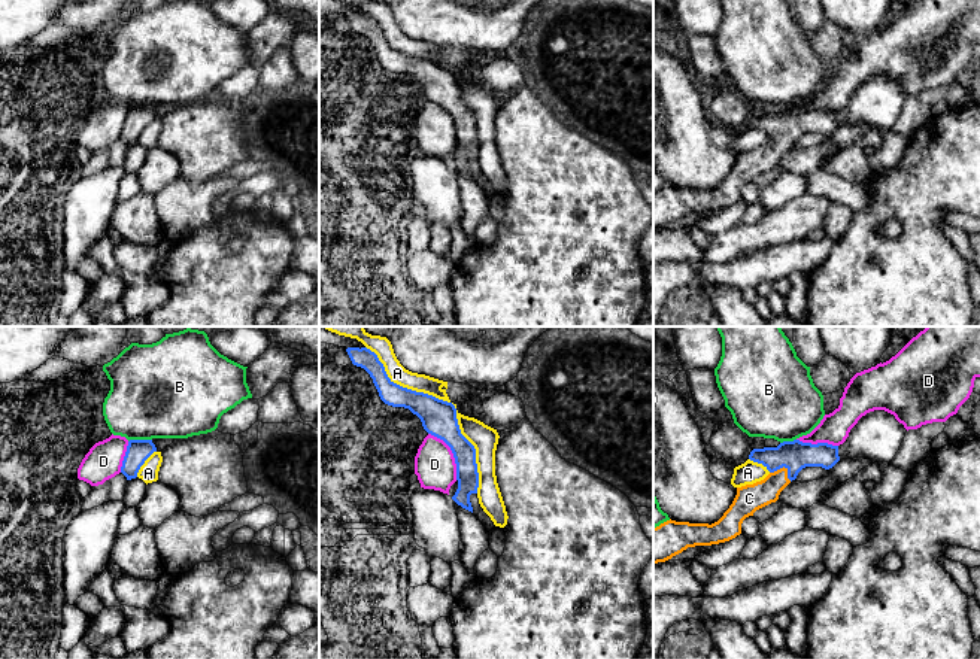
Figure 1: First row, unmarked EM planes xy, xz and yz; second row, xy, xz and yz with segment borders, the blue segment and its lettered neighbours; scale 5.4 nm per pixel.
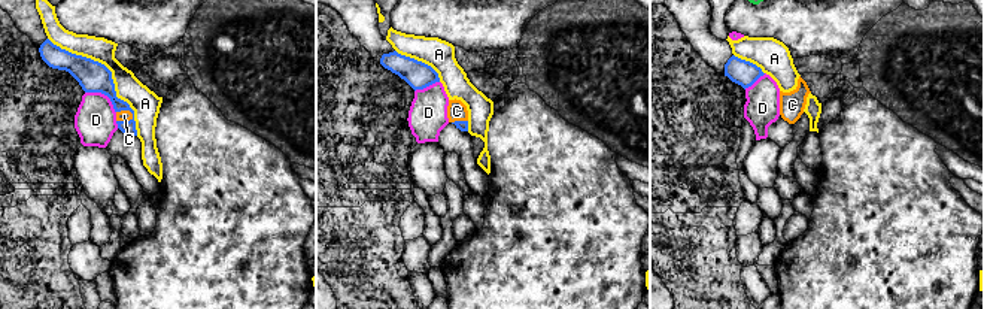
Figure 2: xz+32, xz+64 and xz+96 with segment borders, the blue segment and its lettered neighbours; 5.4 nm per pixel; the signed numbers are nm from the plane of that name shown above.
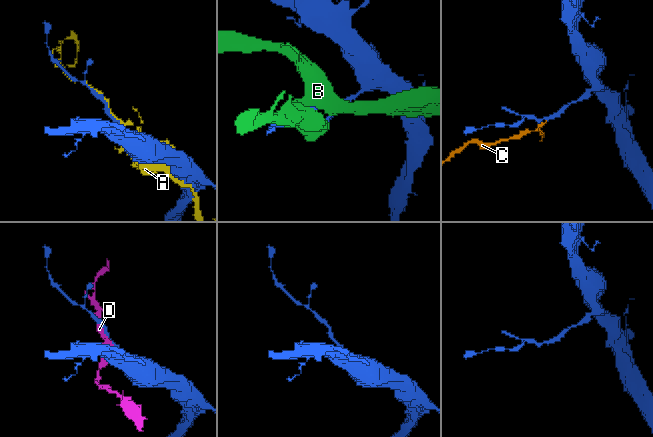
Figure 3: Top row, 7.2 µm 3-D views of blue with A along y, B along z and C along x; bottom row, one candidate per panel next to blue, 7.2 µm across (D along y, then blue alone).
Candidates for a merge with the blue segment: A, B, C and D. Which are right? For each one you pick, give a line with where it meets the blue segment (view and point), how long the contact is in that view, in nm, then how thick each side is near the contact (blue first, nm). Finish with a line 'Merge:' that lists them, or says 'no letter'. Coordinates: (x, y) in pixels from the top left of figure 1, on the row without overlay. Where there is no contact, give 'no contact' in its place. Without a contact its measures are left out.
C: contact yz (783, 131); length 130 nm; calibres 160 and 140 nm
Merge: C

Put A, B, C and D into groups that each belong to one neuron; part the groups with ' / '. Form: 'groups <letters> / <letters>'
groups A / B / C / D

